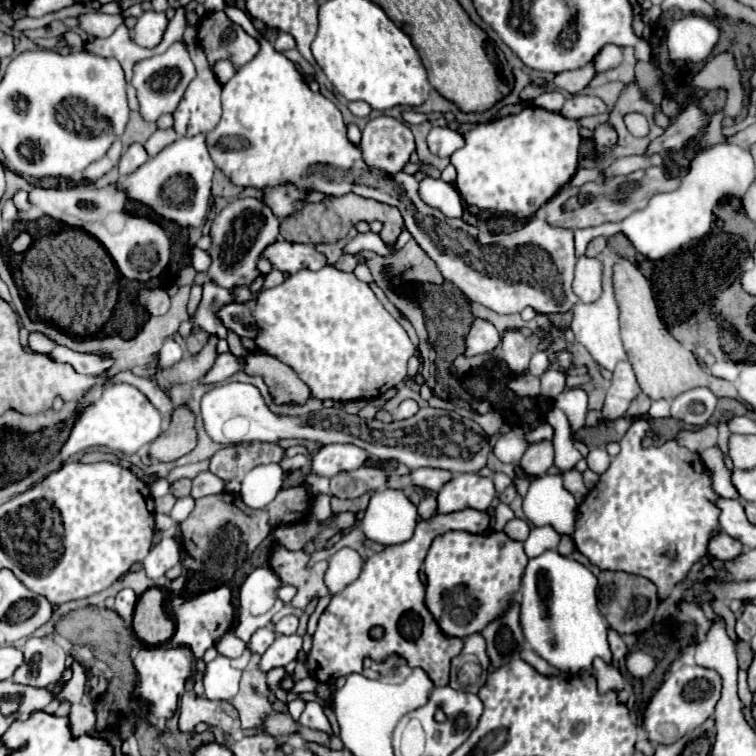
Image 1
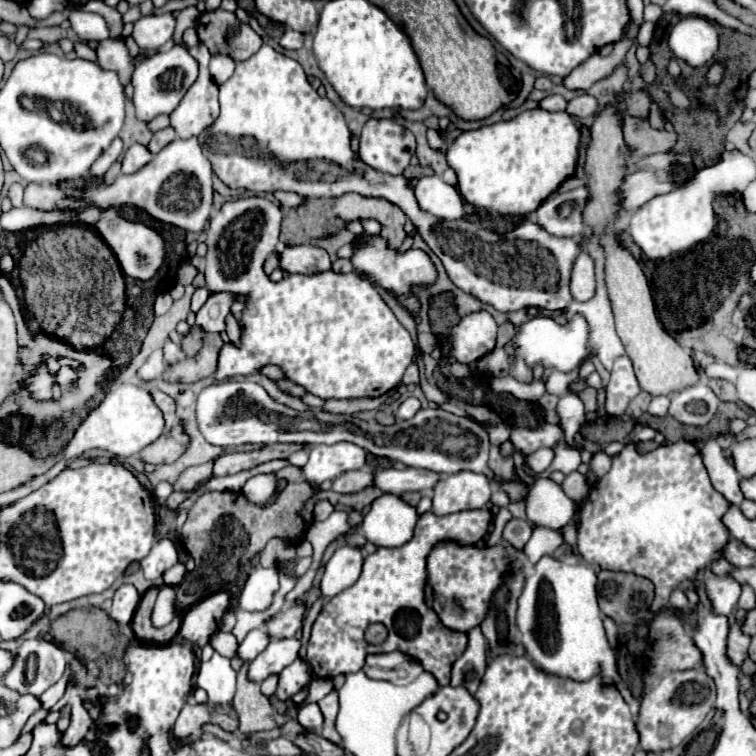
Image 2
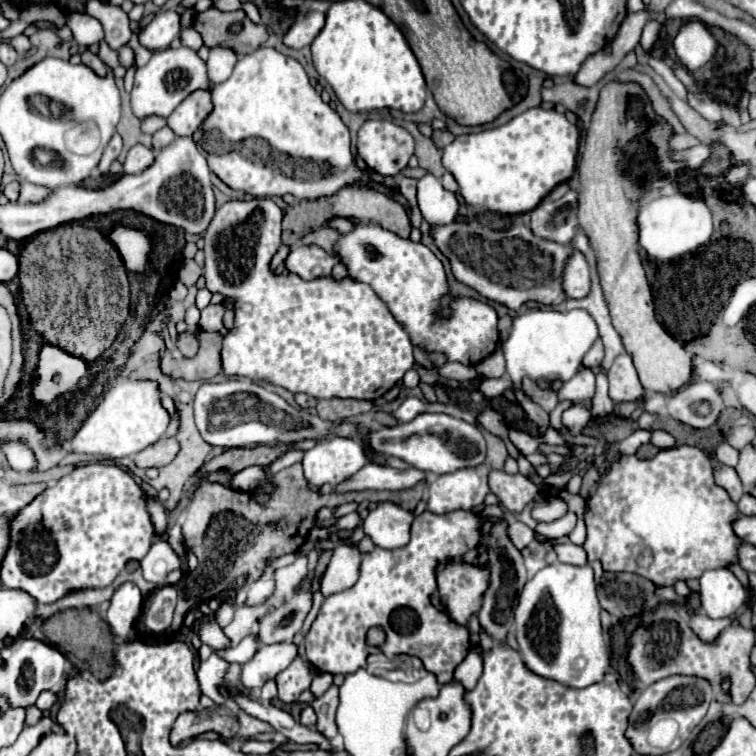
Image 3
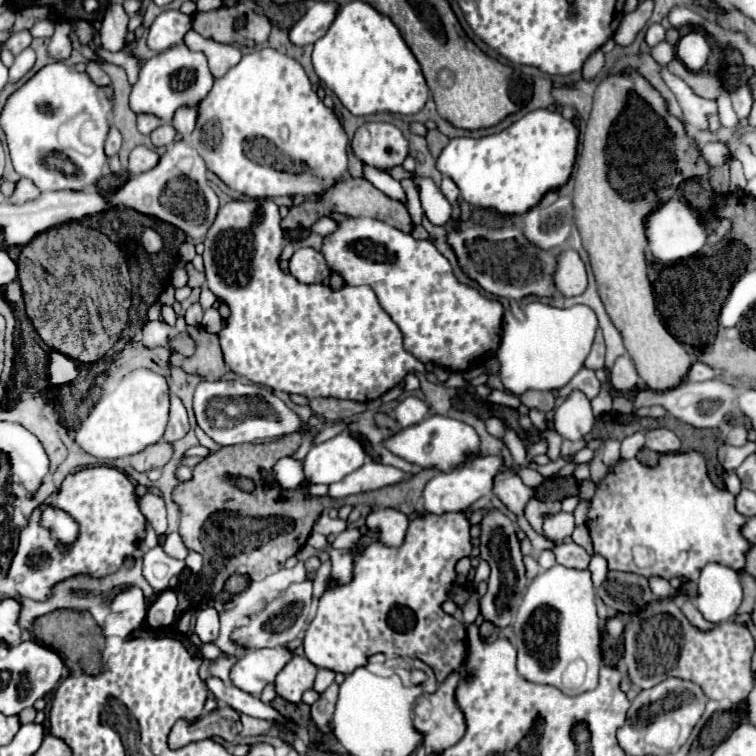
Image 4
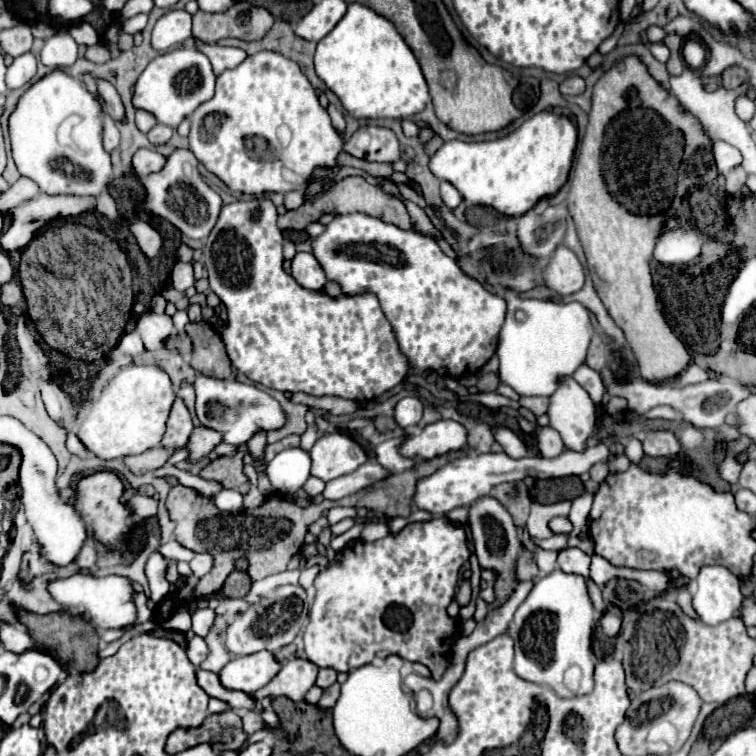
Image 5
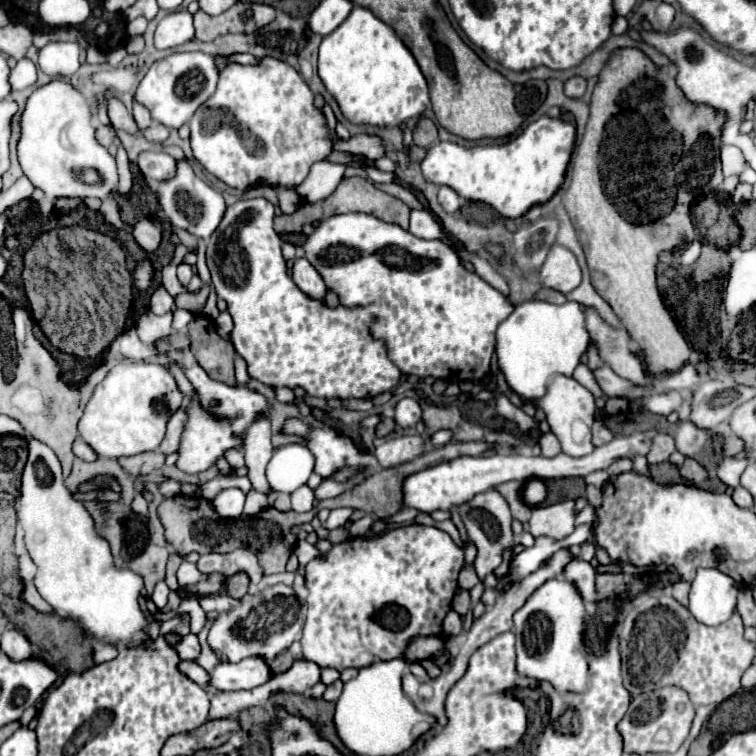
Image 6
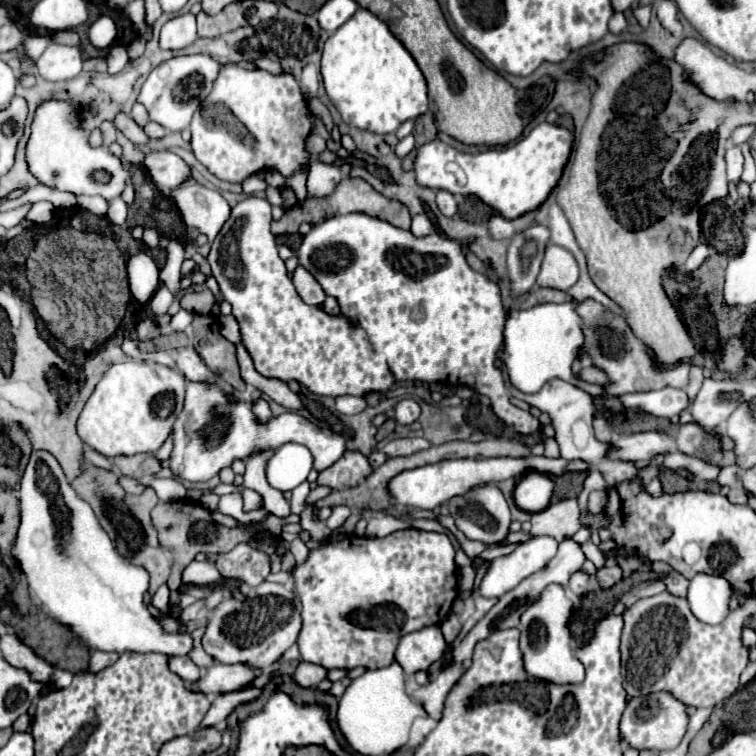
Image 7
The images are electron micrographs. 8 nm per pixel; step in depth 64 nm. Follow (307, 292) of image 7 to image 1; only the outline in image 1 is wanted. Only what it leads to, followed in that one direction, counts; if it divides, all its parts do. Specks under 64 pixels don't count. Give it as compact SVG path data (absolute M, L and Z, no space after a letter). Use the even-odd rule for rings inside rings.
M278 240L264 252L264 256L272 262L274 268L286 274L294 274L302 268L320 270L326 266L326 256L314 248L314 244L290 244L286 240Z

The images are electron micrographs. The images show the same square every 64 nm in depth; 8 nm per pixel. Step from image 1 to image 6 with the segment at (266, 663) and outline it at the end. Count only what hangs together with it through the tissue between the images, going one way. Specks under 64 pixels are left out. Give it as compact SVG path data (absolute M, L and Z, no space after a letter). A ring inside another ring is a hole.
M248 658L236 664L218 664L210 674L210 686L214 690L250 690L264 684L268 678L268 664L260 658Z

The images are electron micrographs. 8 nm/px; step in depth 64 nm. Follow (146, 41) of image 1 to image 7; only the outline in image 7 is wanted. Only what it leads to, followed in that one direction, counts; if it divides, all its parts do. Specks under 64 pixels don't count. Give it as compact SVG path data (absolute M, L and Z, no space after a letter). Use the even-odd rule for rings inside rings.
M194 14L172 18L168 24L164 24L160 32L160 48L166 48L166 50L182 50L194 44L196 40L198 40L198 34L196 34Z

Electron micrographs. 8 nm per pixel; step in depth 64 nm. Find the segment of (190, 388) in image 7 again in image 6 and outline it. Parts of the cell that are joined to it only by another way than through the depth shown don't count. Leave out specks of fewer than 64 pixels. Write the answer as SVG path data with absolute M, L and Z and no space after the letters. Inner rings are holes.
M194 392L190 402L184 406L186 410L186 424L184 424L184 432L180 436L180 446L178 446L178 460L176 466L186 472L186 474L200 474L212 466L216 466L216 462L220 458L224 458L226 450L236 448L242 450L244 446L244 436L238 436L232 432L232 420L228 418L218 418L214 416L214 412L210 408L204 408L198 400L198 394ZM288 418L280 432L296 434L306 442L308 450L316 458L314 472L322 478L328 478L332 472L344 466L366 466L372 470L380 466L376 456L360 454L349 437L332 428L312 428L300 418Z

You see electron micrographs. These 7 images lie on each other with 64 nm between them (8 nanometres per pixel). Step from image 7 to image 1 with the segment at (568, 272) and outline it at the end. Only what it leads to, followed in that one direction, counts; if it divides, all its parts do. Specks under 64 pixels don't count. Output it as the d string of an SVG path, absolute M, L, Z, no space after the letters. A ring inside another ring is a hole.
M580 256L574 270L572 290L580 302L594 302L602 292L602 264L596 258Z

